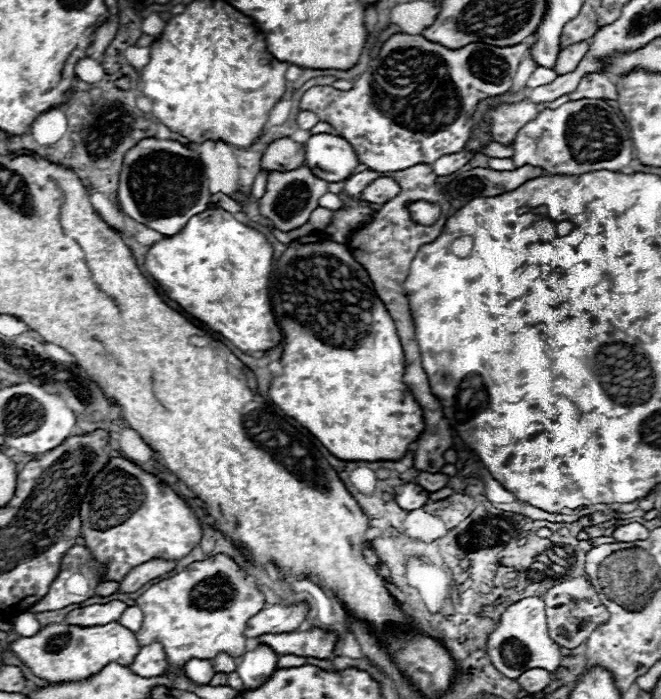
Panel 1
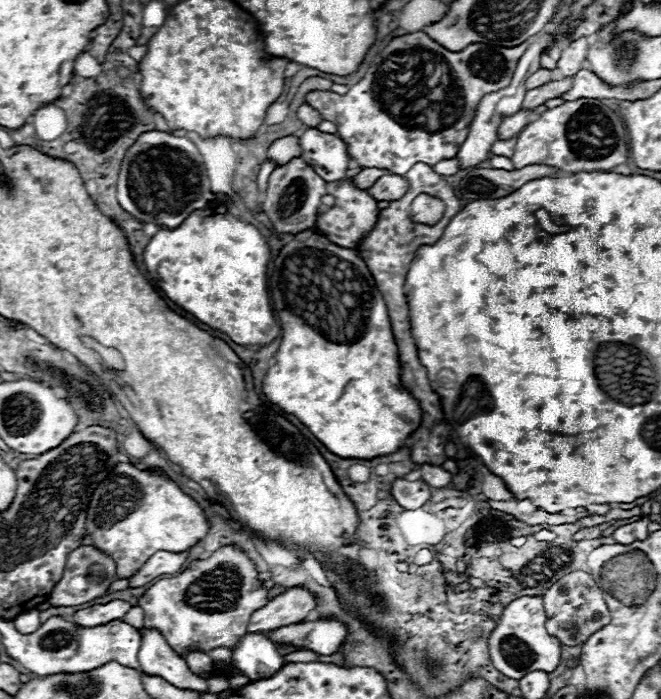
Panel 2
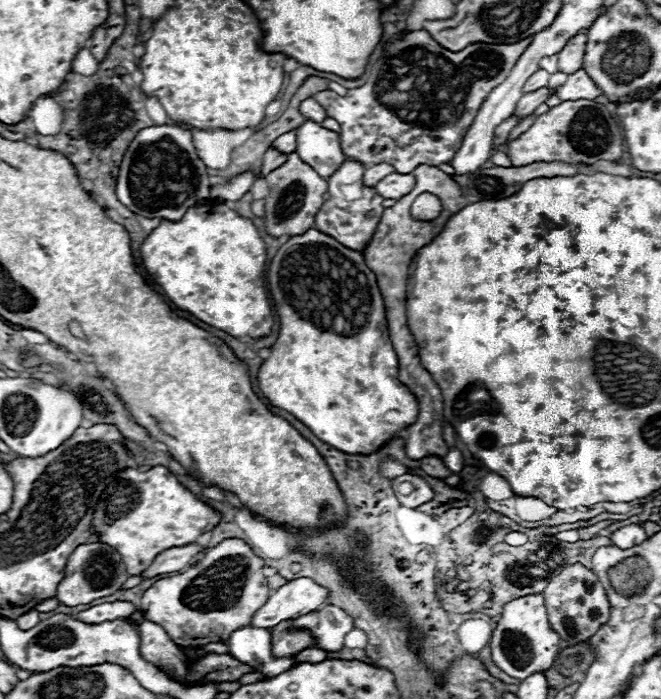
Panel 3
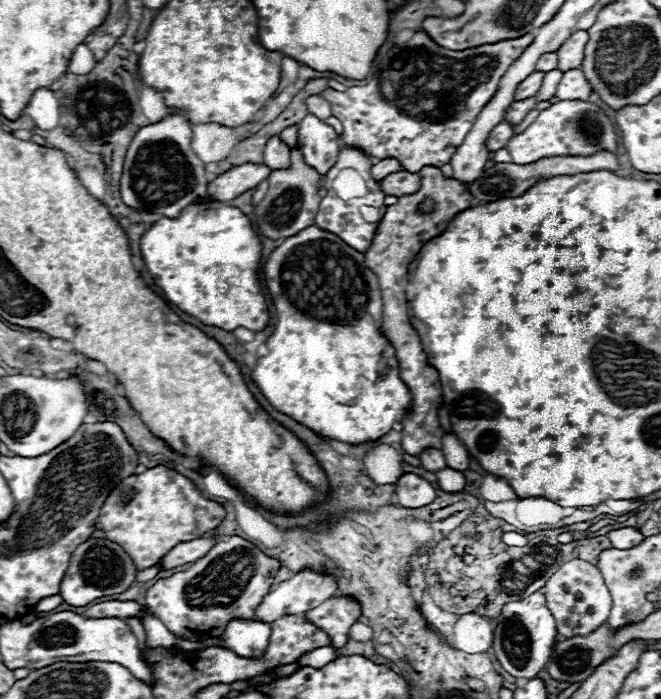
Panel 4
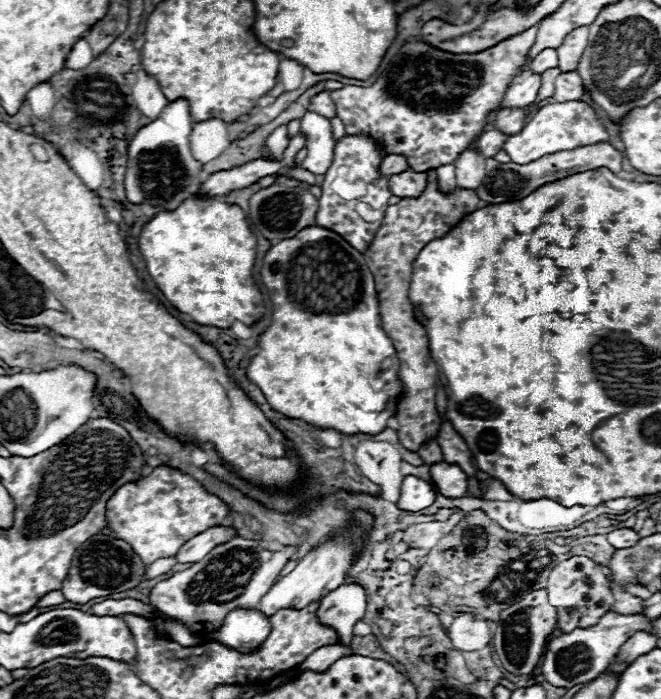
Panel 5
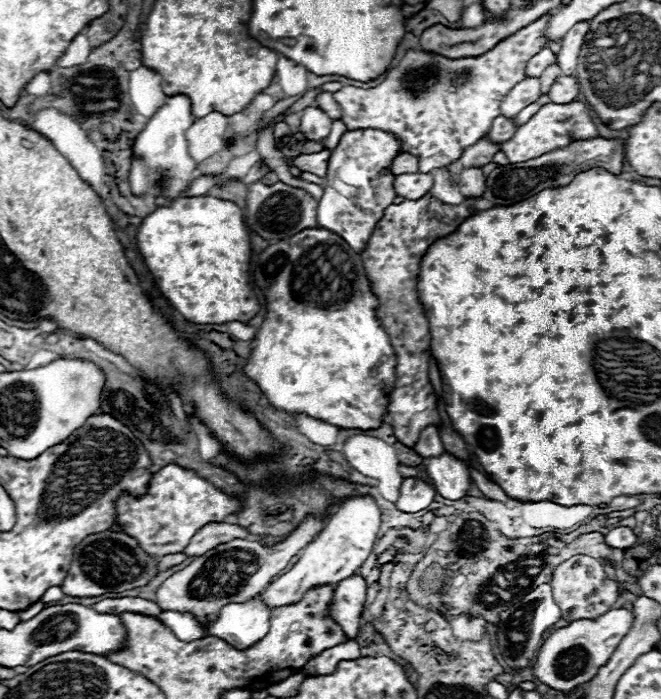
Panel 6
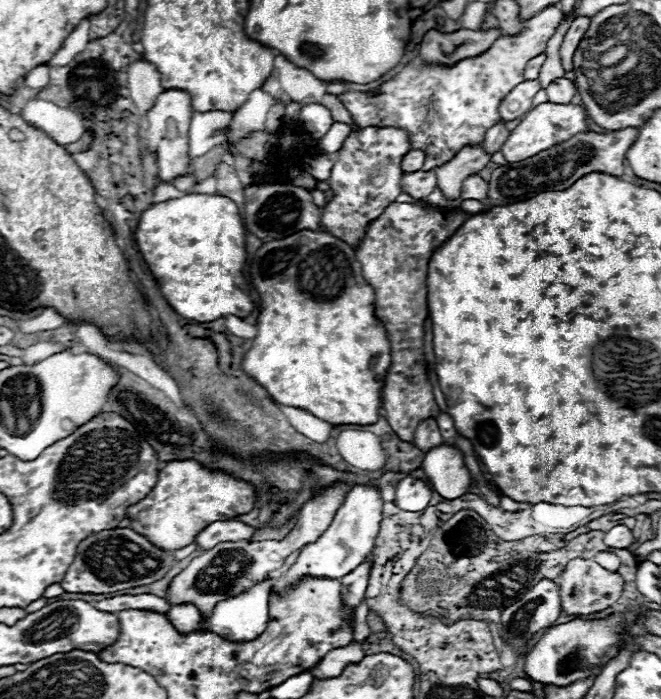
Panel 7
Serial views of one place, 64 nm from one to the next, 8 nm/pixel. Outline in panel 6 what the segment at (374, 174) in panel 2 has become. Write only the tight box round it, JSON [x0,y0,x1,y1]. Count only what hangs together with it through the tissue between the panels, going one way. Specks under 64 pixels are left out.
[392,154,418,174]

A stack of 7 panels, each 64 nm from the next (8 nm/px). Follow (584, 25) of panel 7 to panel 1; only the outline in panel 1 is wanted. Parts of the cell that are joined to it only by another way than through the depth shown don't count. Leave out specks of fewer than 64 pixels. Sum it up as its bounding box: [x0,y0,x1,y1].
[554,42,588,74]

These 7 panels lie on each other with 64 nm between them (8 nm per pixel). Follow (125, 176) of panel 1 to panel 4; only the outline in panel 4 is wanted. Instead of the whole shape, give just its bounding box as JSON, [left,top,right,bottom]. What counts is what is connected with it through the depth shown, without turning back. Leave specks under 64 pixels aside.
[120,112,208,218]

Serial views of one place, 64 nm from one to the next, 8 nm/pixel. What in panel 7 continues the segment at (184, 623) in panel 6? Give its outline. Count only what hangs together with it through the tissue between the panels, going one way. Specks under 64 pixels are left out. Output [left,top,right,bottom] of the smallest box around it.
[170,604,204,632]

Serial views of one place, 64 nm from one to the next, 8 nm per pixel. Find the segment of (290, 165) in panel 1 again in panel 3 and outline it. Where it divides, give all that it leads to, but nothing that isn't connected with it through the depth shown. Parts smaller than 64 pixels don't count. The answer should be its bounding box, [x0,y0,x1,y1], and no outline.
[274,130,296,154]

